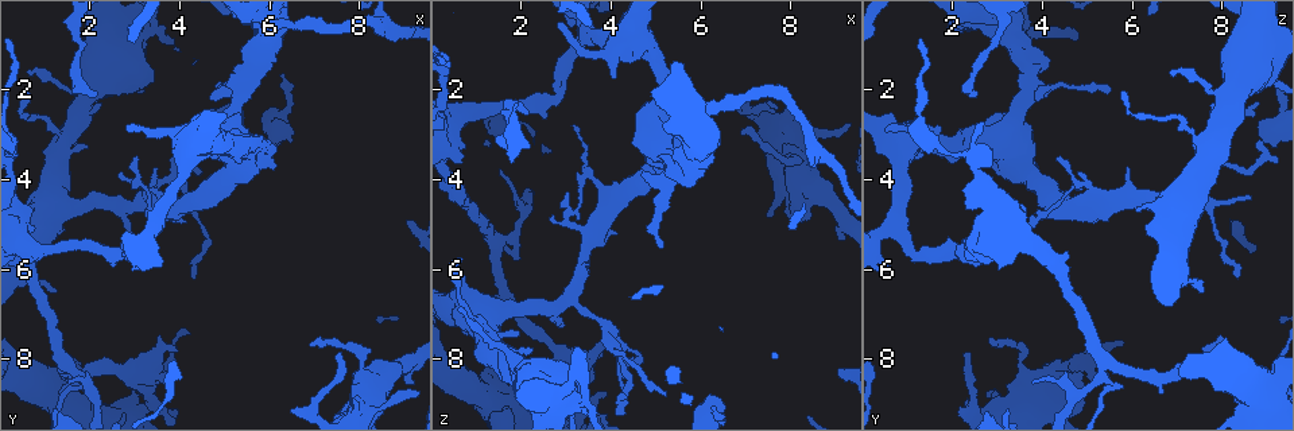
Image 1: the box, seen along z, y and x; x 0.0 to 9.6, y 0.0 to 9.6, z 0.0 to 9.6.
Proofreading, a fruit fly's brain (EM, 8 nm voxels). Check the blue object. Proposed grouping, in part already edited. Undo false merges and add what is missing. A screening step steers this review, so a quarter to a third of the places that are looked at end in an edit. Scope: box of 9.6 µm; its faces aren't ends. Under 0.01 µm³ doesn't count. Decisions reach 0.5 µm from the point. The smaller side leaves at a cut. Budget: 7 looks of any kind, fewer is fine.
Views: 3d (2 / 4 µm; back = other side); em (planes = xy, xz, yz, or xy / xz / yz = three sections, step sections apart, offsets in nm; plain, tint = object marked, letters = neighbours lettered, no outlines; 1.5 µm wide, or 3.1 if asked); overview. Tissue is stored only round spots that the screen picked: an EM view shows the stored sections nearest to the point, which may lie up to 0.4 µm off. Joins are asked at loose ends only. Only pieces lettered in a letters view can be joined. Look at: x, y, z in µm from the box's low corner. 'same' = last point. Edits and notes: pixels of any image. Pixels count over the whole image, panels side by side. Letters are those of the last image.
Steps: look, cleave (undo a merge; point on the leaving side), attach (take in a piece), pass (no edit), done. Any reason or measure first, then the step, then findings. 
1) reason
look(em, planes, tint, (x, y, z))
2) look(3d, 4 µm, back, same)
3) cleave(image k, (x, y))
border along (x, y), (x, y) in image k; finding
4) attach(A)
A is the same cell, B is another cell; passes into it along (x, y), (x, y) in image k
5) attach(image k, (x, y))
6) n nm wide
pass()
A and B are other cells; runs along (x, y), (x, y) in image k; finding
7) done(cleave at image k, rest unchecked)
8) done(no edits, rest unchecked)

branch stops here
look(em, planes, plain, (4.25, 4.40, 8.70))

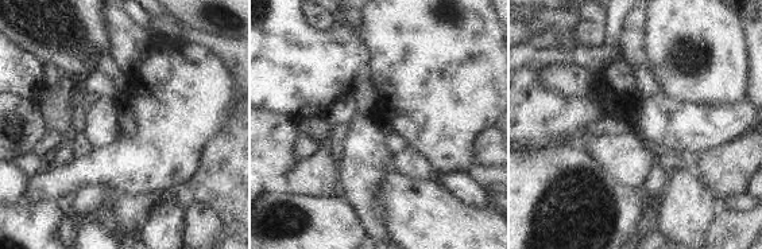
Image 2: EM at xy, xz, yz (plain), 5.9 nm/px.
look(em, planes, letters, same)

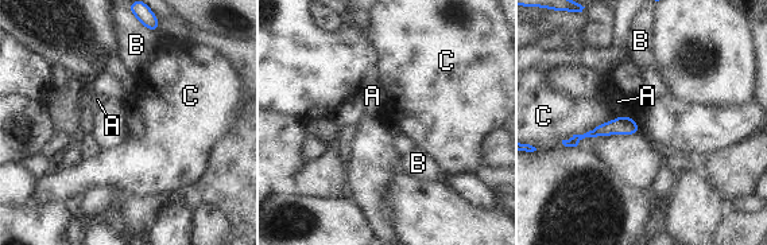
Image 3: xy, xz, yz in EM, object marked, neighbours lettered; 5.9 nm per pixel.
pass()
A, B and C are other cells; runs along (635, 129), (599, 129), (568, 143) in image 3; none of them fits

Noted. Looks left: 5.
tapers out
look(3d, 2 µm, (2.65, 3.85, 4.85))

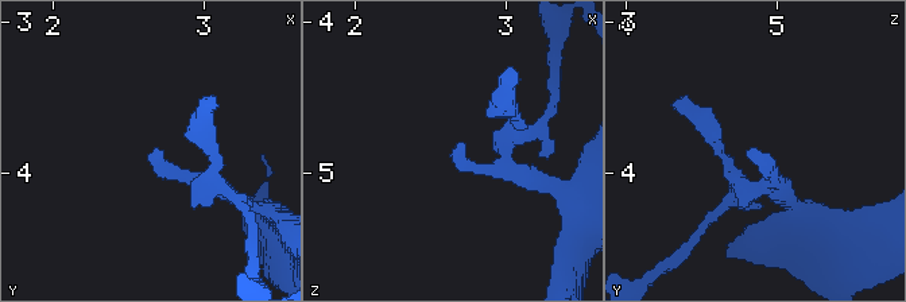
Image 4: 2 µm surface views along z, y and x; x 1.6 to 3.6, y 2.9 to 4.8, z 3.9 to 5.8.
look(em, planes, letters, (2.64, 3.86, 4.80))

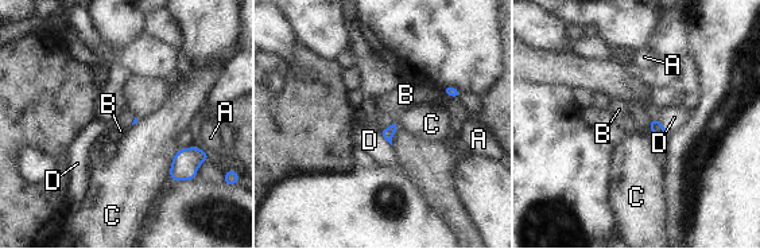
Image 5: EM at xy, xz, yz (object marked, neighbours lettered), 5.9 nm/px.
pass()
A, B, C and D are other cells; border along (658, 119), (669, 135) in image 5; no lettered piece goes on from it

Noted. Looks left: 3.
an open end
look(3d, 2 µm, (2.10, 2.10, 2.65))

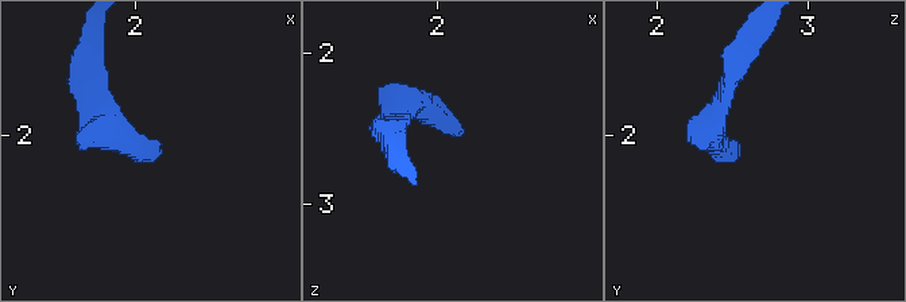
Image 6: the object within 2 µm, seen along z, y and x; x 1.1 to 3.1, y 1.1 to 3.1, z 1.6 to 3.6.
now the EM
look(em, yz, step 4, letters, (2.16, 2.14, 2.58))

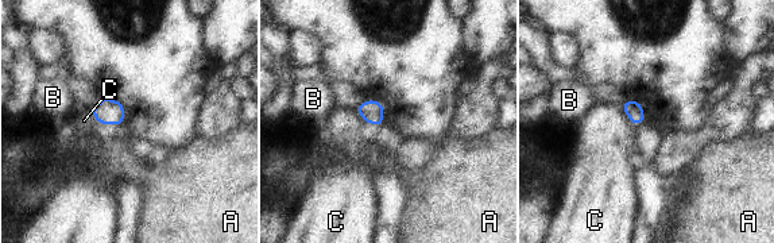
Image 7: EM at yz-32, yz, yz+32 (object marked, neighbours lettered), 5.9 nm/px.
C touches over 160 nm
pass()
A, B and C are other cells; border along (620, 105), (627, 118), (637, 126) in image 7; no lettered piece goes on from it

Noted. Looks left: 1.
done(no edits, rest unchecked)

